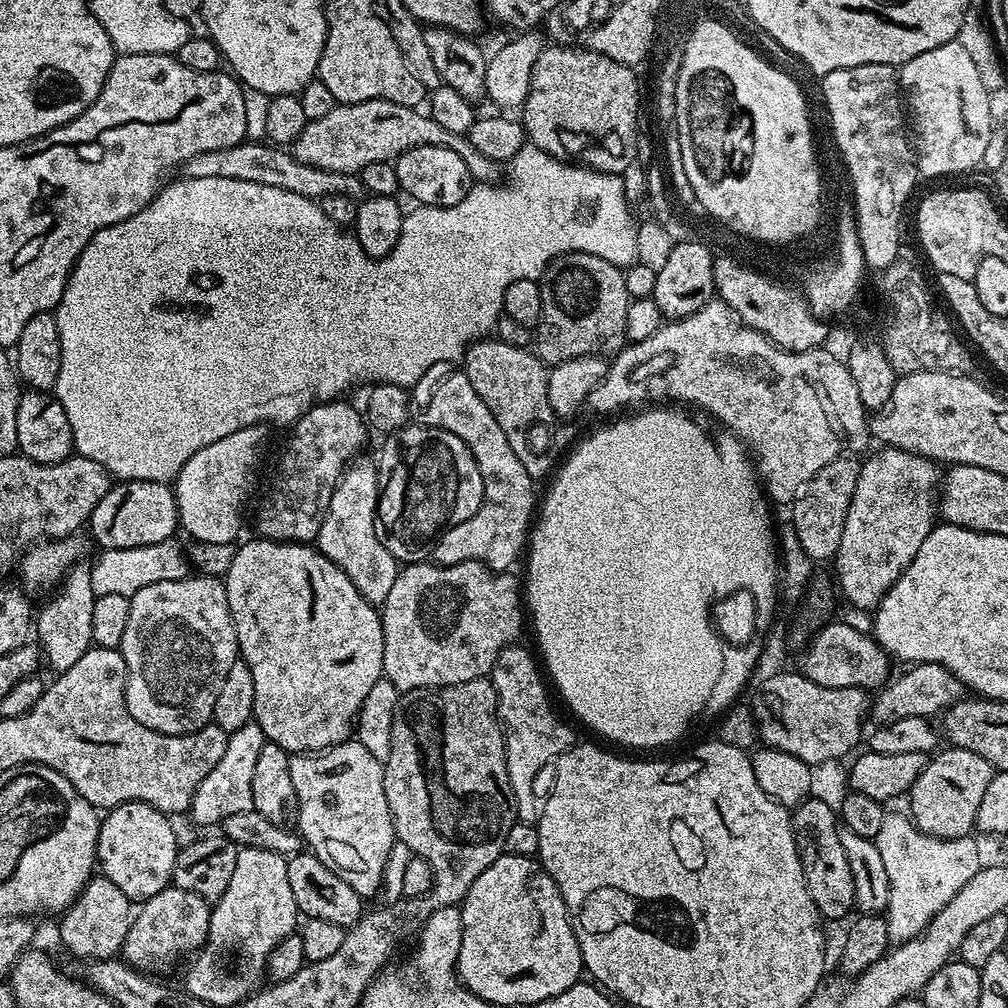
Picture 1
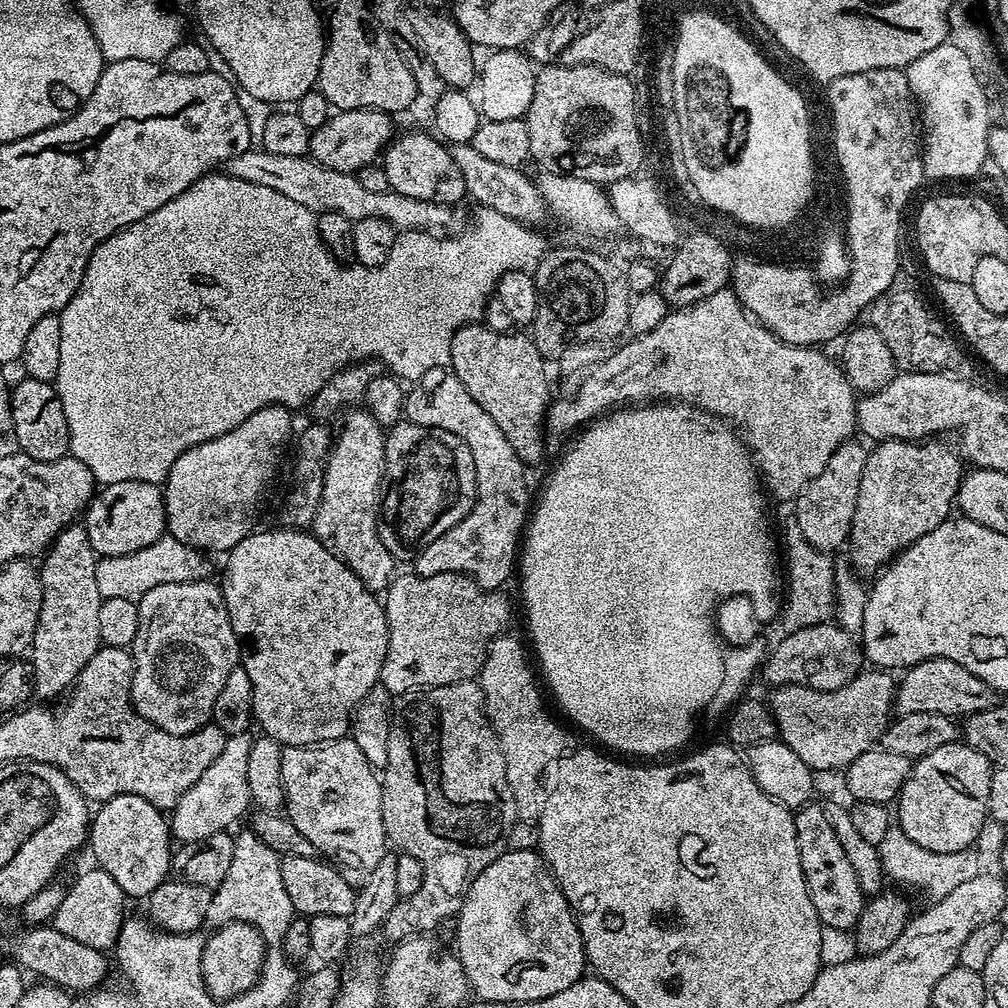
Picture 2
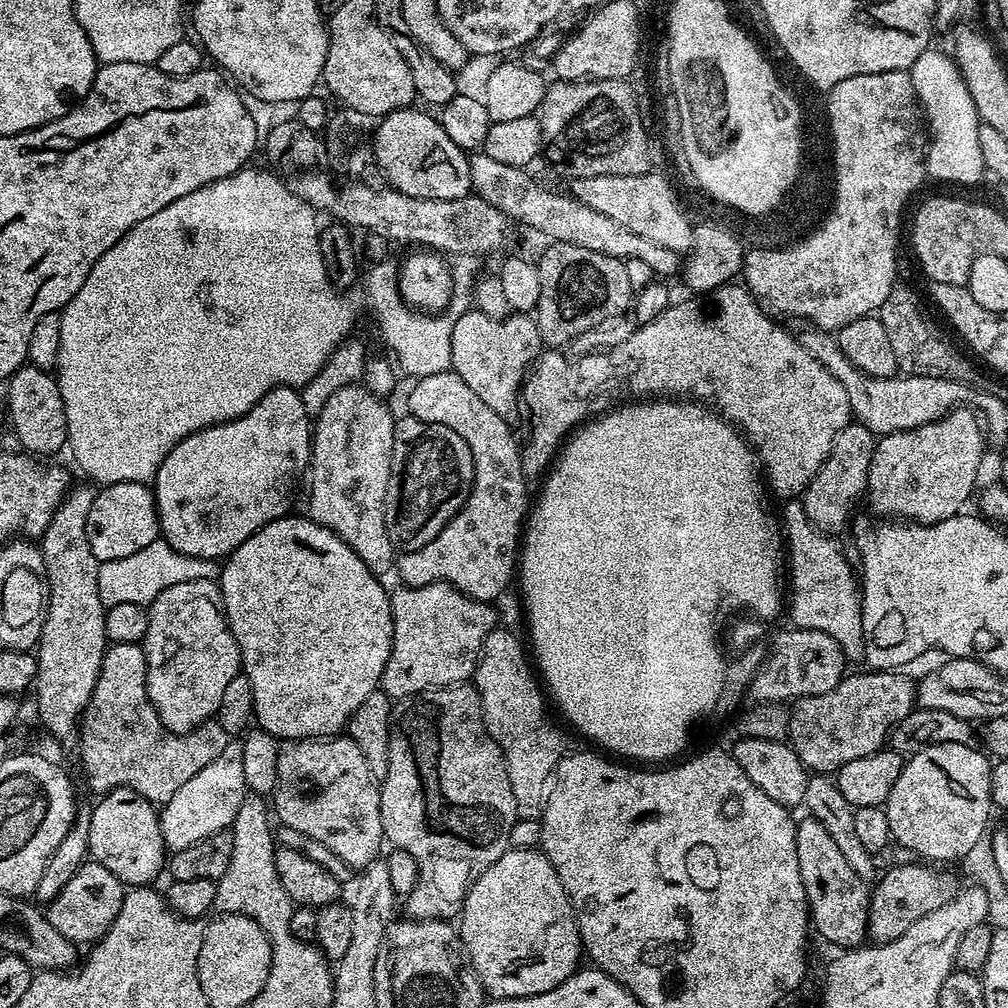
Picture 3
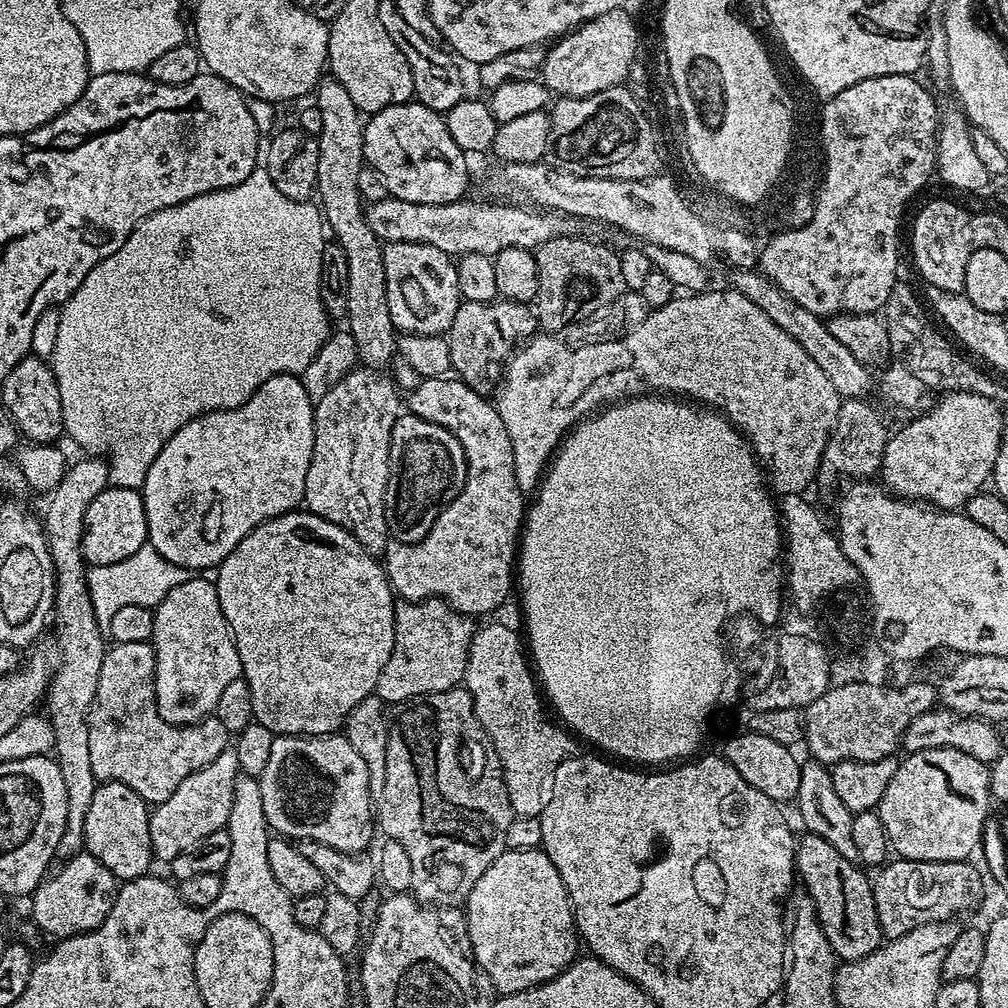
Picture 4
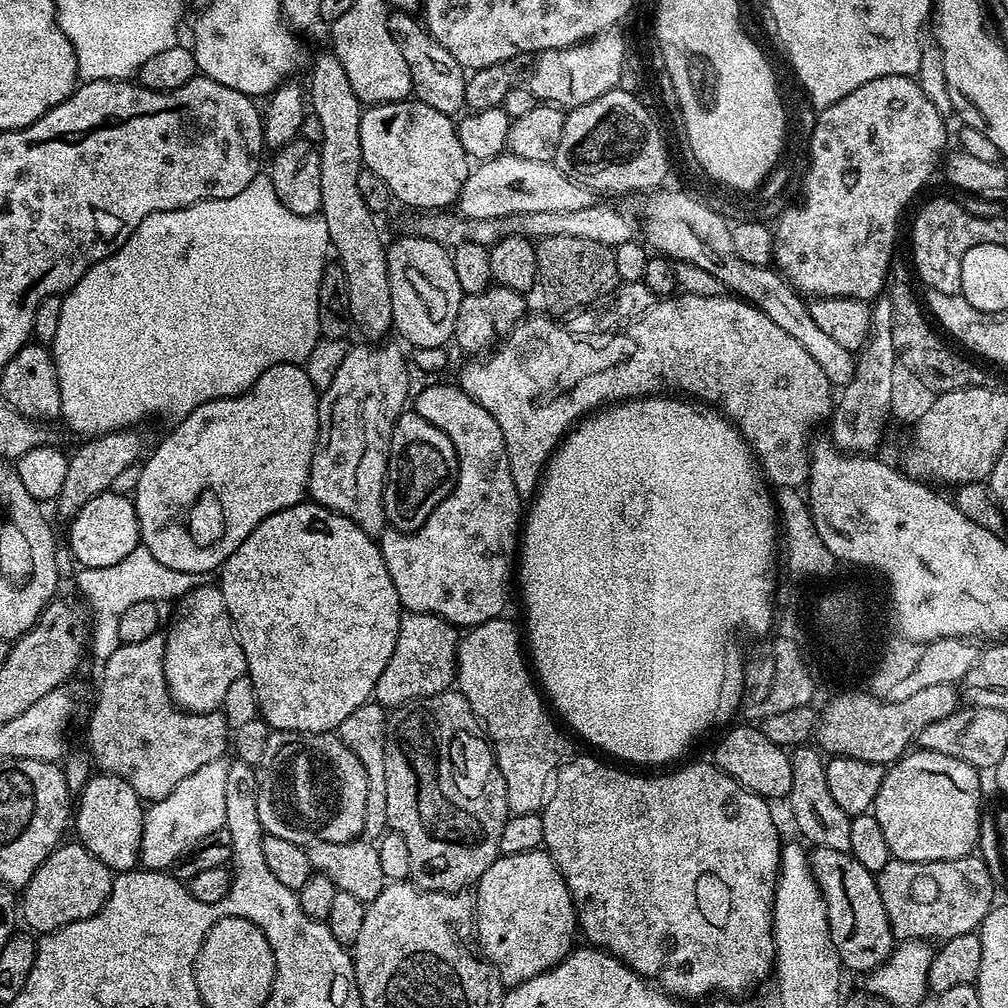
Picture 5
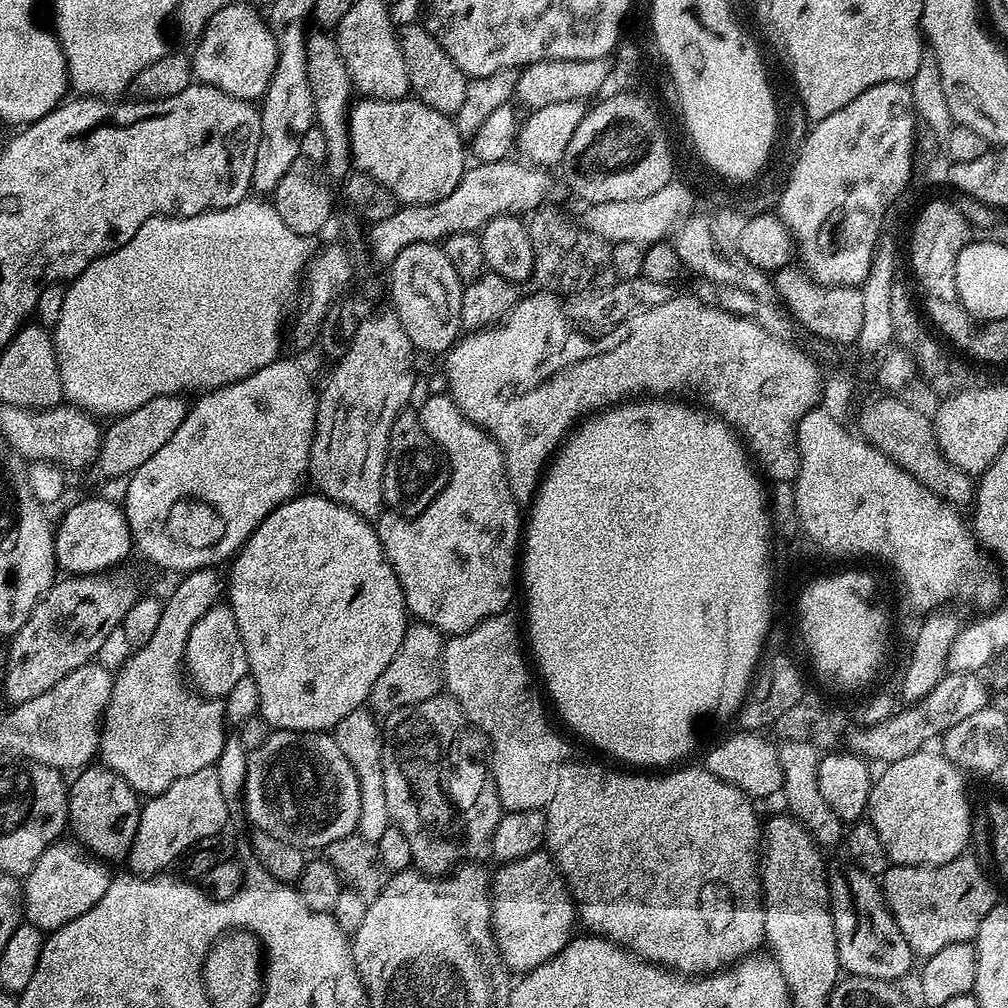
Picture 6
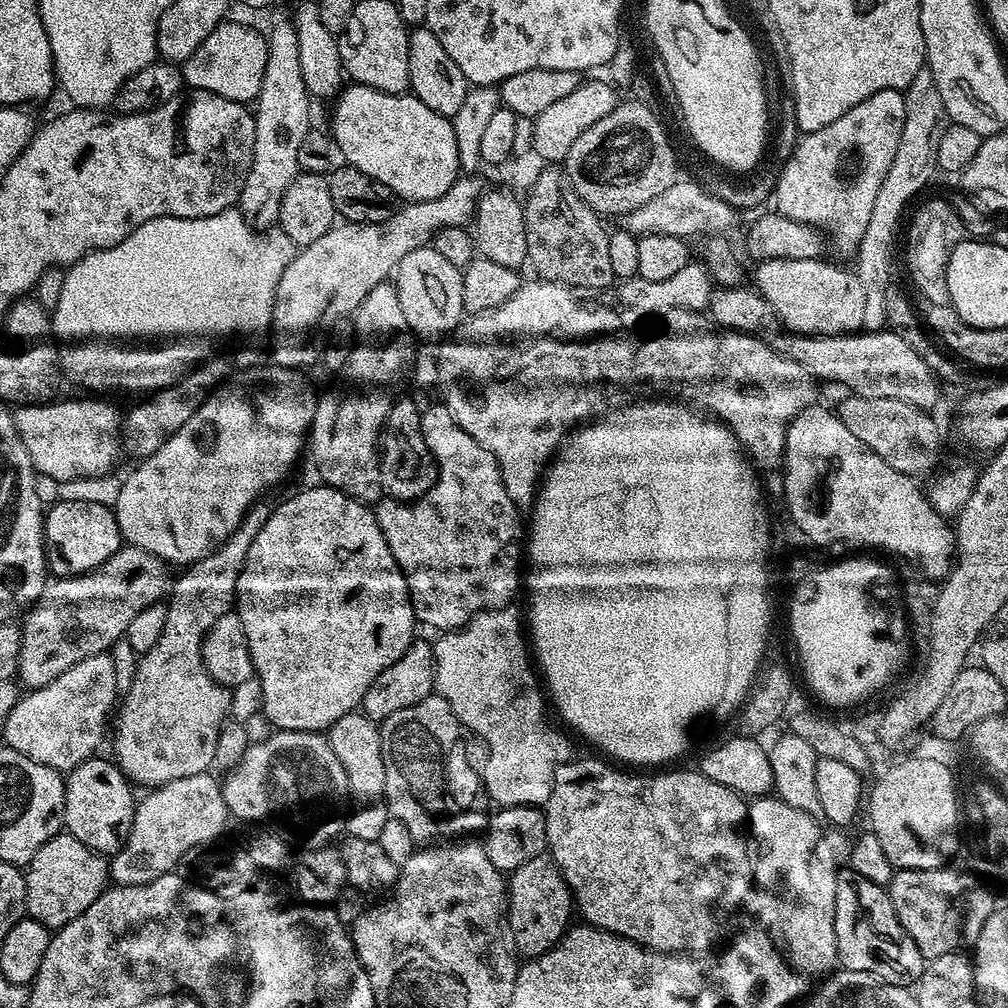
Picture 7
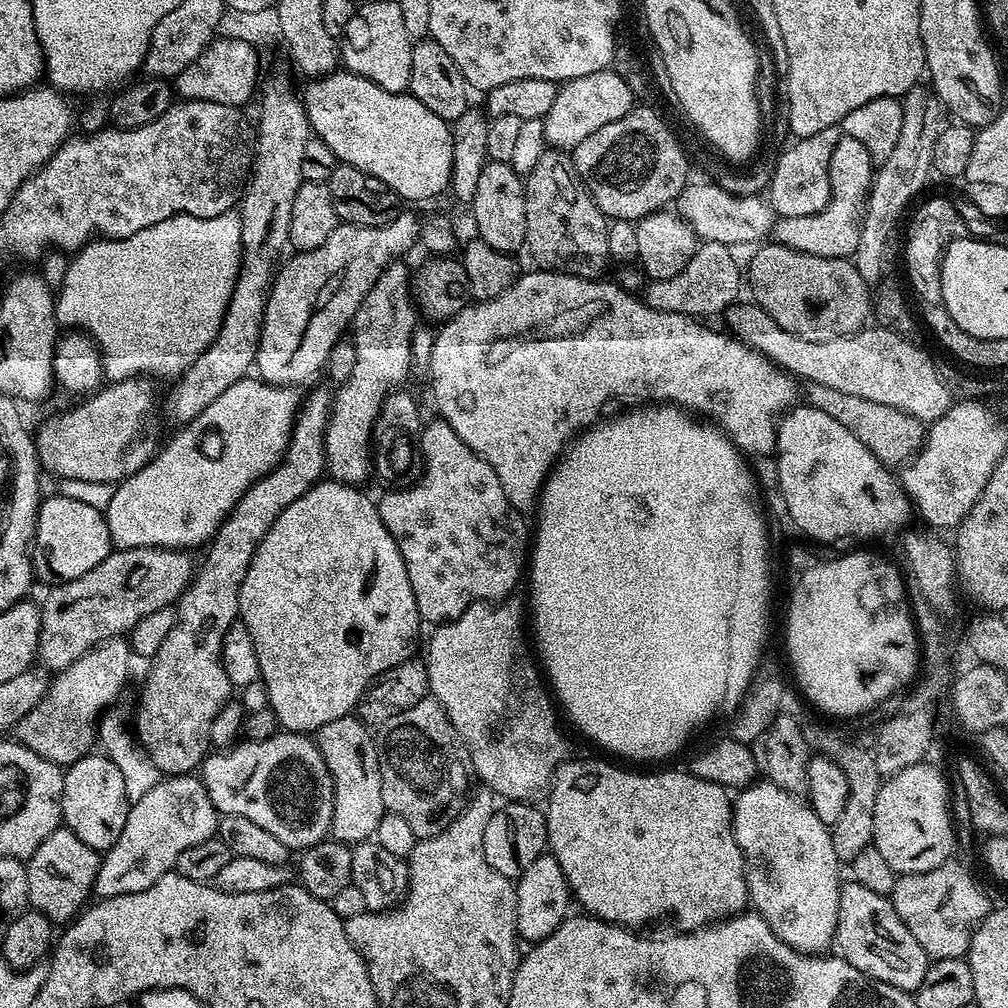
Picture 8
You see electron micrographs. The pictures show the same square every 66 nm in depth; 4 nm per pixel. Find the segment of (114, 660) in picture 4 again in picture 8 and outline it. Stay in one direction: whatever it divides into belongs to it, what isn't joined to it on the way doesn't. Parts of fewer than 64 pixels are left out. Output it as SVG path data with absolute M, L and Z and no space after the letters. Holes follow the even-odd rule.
M324 388L303 397L300 410L296 413L296 424L292 428L292 437L287 450L284 451L284 457L263 478L252 483L250 490L242 494L242 498L234 506L232 513L222 522L222 526L210 541L210 547L207 549L209 550L208 557L205 558L204 564L202 560L197 567L192 583L180 595L175 605L176 625L170 630L170 634L166 634L158 654L150 658L152 669L149 670L148 677L144 680L144 689L140 692L140 704L138 700L138 707L134 712L134 735L139 741L139 747L143 748L145 754L153 760L154 766L161 774L182 776L195 773L203 765L204 757L209 755L212 748L210 725L214 723L214 718L218 718L218 710L222 710L222 706L229 704L234 696L234 686L226 674L220 651L226 638L226 630L232 624L237 623L240 614L238 594L242 590L246 570L254 558L254 550L258 550L262 538L266 538L278 514L282 514L282 510L286 510L290 502L302 498L302 494L306 494L306 490L325 475L324 435L332 413L332 397L333 393L327 392Z

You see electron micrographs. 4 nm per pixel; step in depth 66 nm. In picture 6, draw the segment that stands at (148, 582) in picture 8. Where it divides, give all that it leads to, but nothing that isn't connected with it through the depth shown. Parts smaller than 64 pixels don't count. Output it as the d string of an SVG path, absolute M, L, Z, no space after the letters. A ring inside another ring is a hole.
M120 570L111 574L93 574L91 576L69 575L68 580L57 579L47 594L34 606L30 618L13 632L10 637L12 645L8 648L8 662L4 666L4 696L9 705L15 706L22 702L30 702L30 698L38 698L38 694L46 694L66 674L78 670L84 664L91 664L99 657L106 638L123 625L126 612L138 599L136 584Z

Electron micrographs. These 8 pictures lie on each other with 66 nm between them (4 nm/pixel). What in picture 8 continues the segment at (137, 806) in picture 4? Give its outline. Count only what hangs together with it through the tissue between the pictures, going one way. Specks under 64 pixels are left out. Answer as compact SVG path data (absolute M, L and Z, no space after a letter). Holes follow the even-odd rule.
M89 754L63 769L64 785L60 799L63 827L70 829L86 846L101 854L108 851L126 826L130 803L119 767L105 754Z

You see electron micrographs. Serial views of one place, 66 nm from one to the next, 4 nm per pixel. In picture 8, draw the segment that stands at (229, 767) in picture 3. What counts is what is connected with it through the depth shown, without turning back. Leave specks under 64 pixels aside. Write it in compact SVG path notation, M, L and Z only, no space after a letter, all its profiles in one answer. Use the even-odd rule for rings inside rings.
M196 774L182 776L165 775L152 790L142 798L130 804L126 826L122 826L122 834L118 842L103 853L100 869L96 875L95 895L100 898L120 896L123 892L146 890L158 882L158 878L169 875L175 869L178 858L189 846L197 842L213 839L218 832L218 813L214 802L210 802L210 794L206 790L203 779Z

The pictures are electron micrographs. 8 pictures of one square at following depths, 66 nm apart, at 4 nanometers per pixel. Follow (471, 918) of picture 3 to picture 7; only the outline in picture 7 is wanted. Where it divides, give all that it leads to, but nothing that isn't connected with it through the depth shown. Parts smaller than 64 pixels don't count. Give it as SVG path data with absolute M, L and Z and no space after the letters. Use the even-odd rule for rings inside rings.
M548 854L530 858L526 866L507 877L506 883L506 928L510 933L511 943L521 957L541 956L551 950L570 927L568 919L572 912L574 916L572 892L568 889L560 868Z

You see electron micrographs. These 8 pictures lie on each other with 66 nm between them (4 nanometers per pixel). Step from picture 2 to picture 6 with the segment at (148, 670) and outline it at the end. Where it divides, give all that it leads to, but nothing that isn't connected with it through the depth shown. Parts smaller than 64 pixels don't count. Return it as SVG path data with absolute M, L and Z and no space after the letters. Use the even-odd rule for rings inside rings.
M227 603L216 604L210 610L206 610L206 614L198 618L198 622L194 622L190 638L186 638L183 667L191 687L205 698L228 696L230 689L242 677L249 675L246 650L238 634L238 622L234 622L234 614Z

